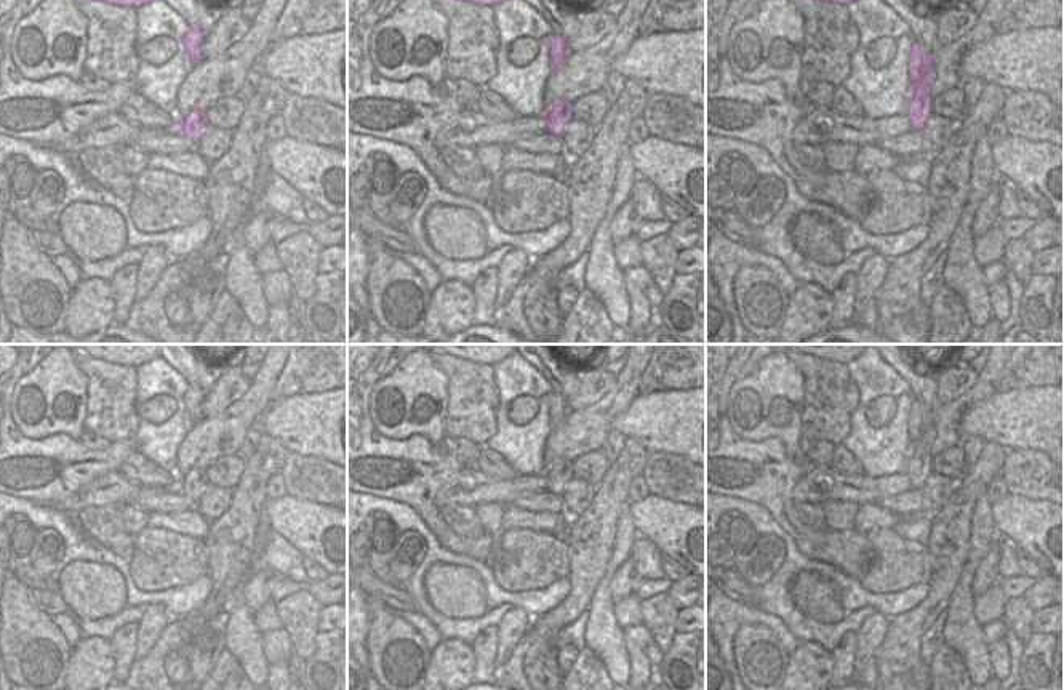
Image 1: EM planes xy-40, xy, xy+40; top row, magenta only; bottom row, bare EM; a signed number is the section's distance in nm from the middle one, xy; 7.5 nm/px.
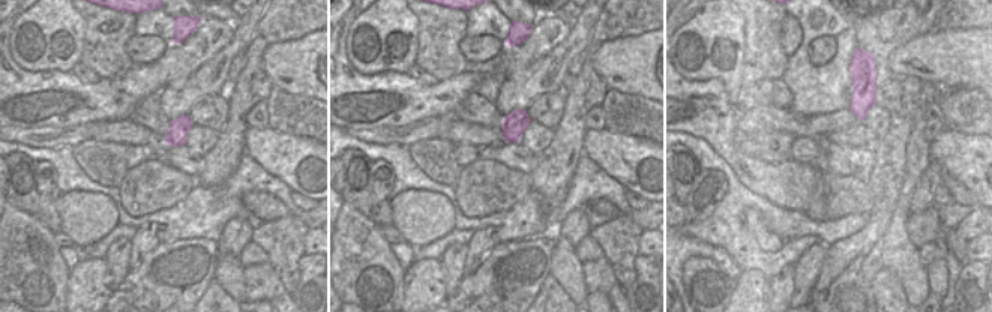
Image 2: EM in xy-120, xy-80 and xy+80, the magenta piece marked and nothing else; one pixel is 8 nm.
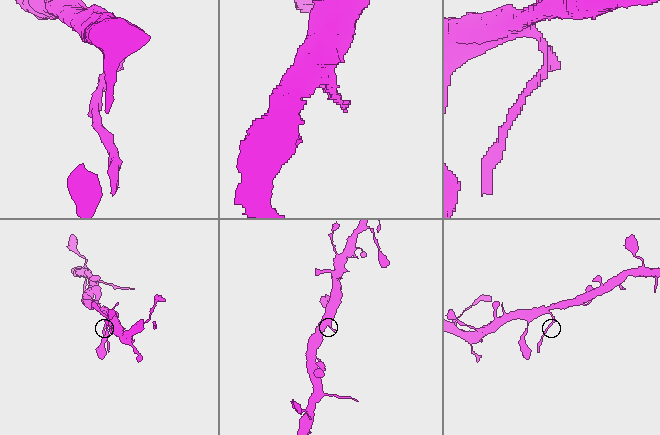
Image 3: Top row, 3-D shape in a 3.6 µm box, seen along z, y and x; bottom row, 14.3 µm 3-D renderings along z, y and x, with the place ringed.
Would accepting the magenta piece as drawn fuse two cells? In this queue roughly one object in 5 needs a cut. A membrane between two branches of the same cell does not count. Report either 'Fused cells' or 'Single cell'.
Fused cells

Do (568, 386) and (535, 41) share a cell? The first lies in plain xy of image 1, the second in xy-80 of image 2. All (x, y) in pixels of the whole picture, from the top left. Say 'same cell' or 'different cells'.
different cells

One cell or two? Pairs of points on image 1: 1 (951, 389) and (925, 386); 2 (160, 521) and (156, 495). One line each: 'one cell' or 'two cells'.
1: two cells
2: two cells

